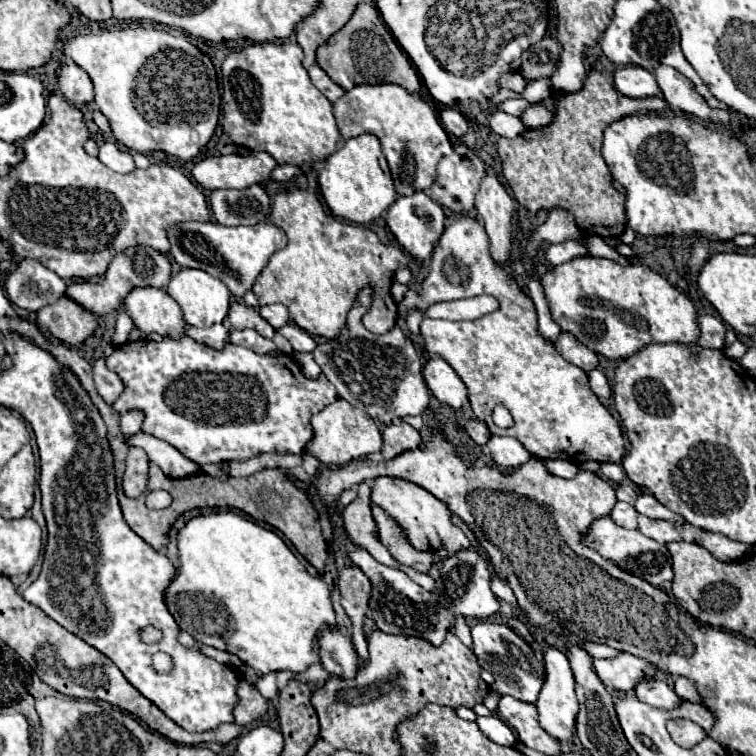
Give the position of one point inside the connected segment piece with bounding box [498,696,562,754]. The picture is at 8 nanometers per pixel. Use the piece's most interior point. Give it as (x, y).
(522, 717)

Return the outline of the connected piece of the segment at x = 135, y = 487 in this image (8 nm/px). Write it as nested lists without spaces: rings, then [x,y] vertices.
[[[132,446],[126,458],[126,472],[122,478],[122,488],[128,498],[138,498],[146,492],[148,482],[148,454],[142,448]]]

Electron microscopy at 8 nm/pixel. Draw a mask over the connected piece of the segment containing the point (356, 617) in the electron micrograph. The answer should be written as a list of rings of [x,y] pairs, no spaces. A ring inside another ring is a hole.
[[[352,566],[340,568],[338,576],[340,576],[338,588],[342,592],[342,606],[344,606],[346,614],[352,620],[352,626],[354,626],[354,632],[352,632],[354,648],[356,648],[358,656],[362,660],[366,660],[368,644],[366,644],[366,636],[364,636],[364,628],[362,626],[364,626],[366,612],[370,608],[368,602],[370,602],[372,582],[370,582],[370,578],[362,570],[352,568]]]

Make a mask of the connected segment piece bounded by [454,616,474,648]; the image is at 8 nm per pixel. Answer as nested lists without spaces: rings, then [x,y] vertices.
[[[458,616],[456,620],[456,626],[454,626],[454,634],[468,646],[468,648],[474,648],[474,642],[472,642],[472,634],[470,634],[470,622],[468,620],[462,620],[462,616]]]

